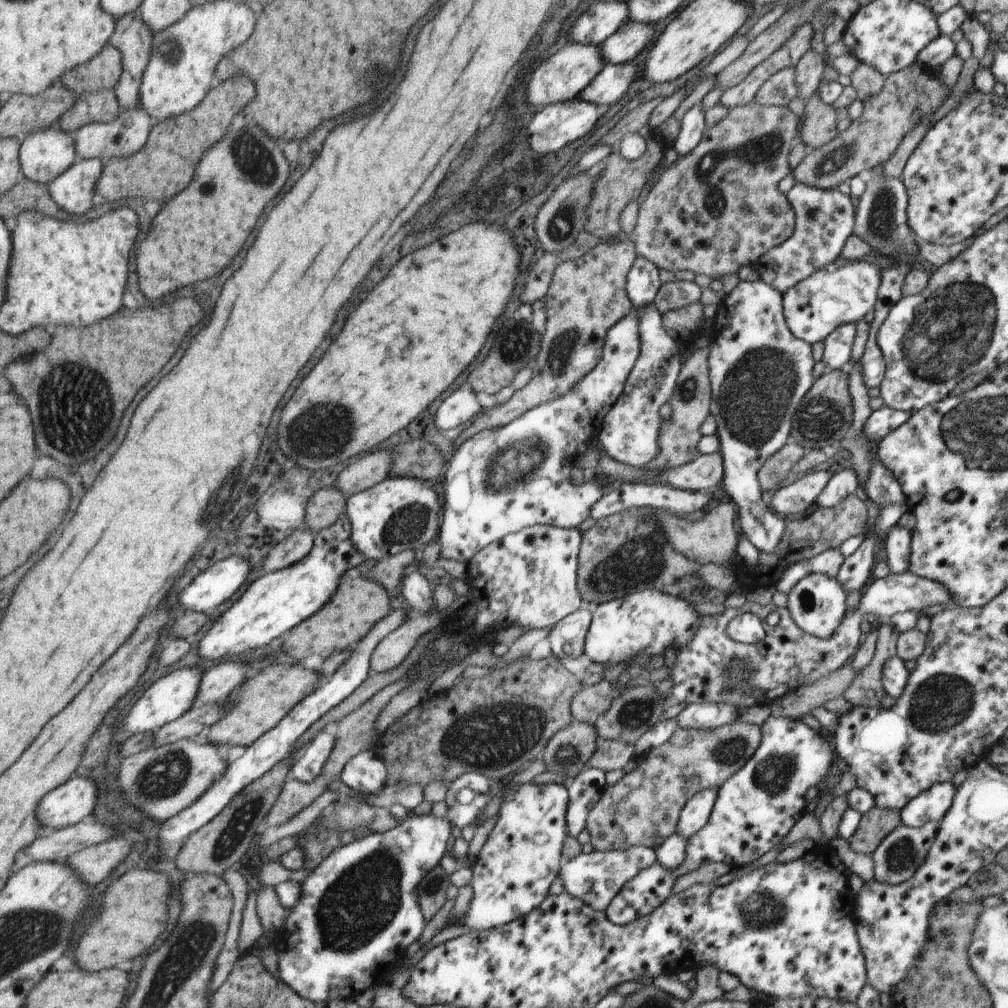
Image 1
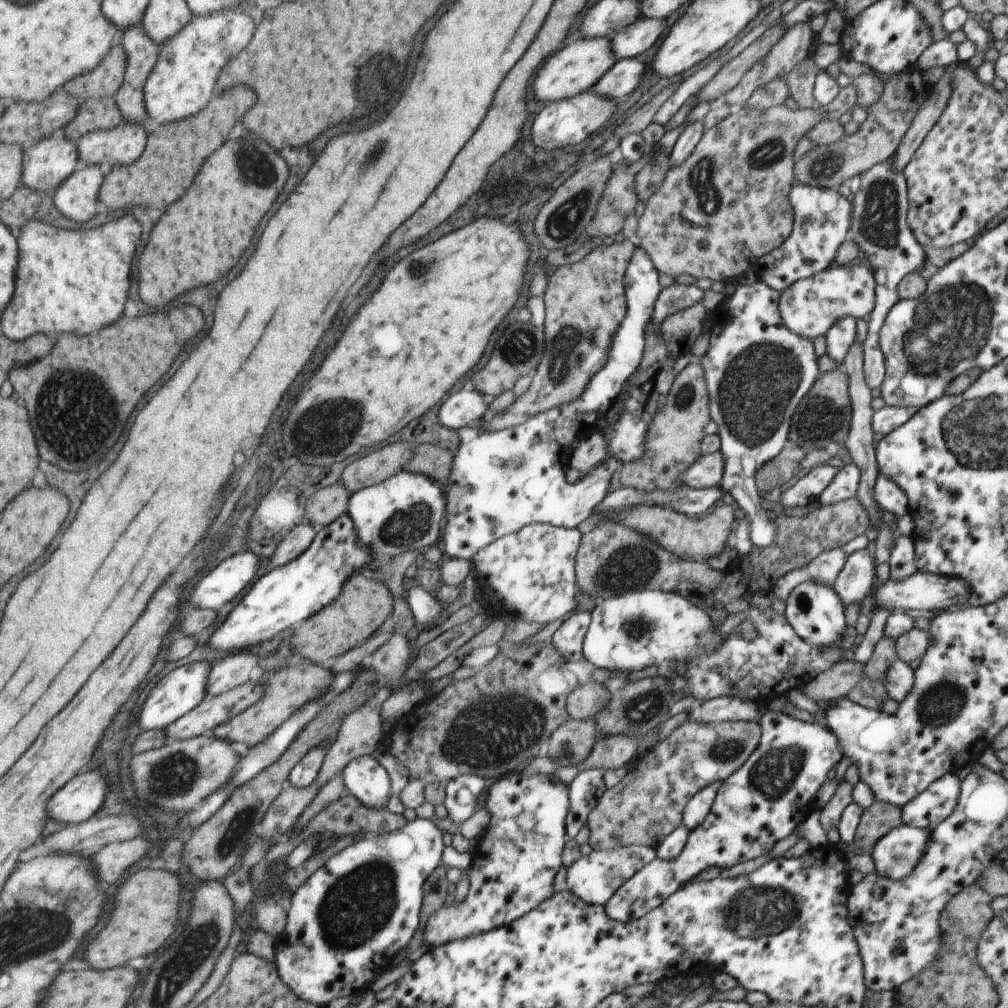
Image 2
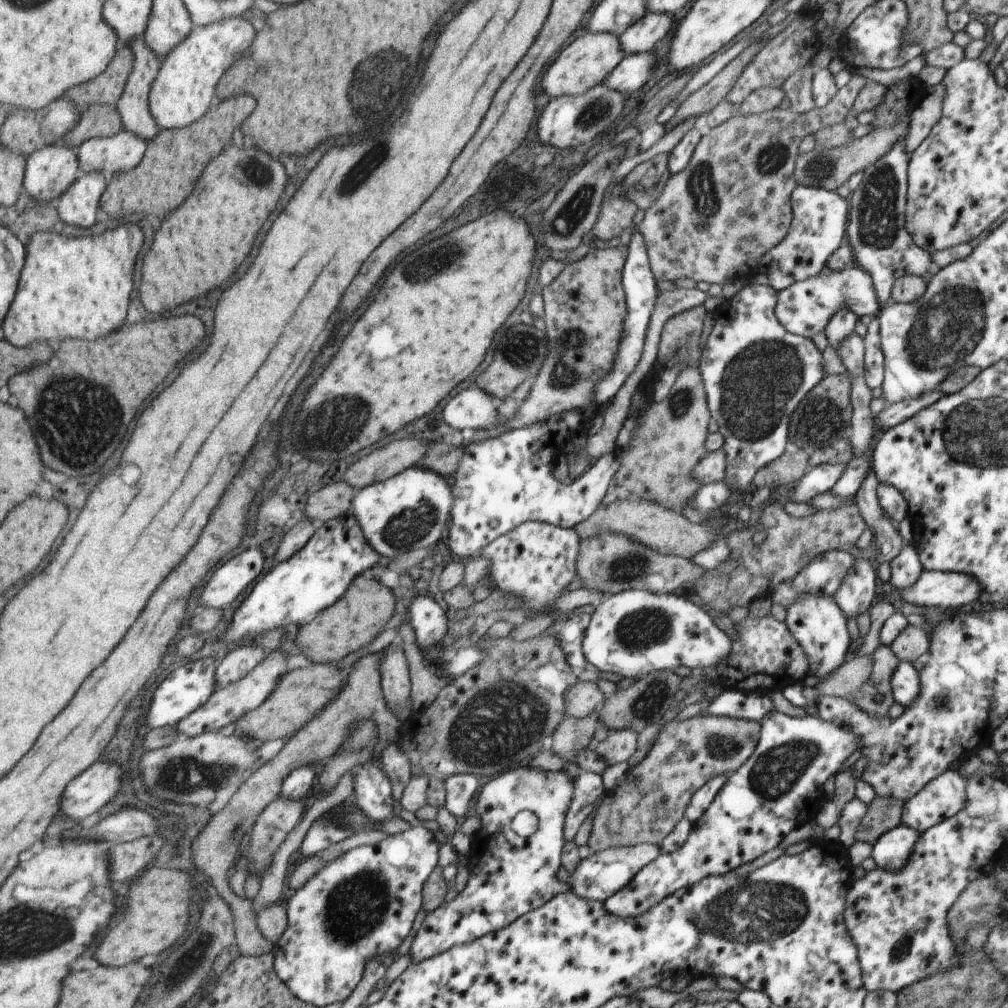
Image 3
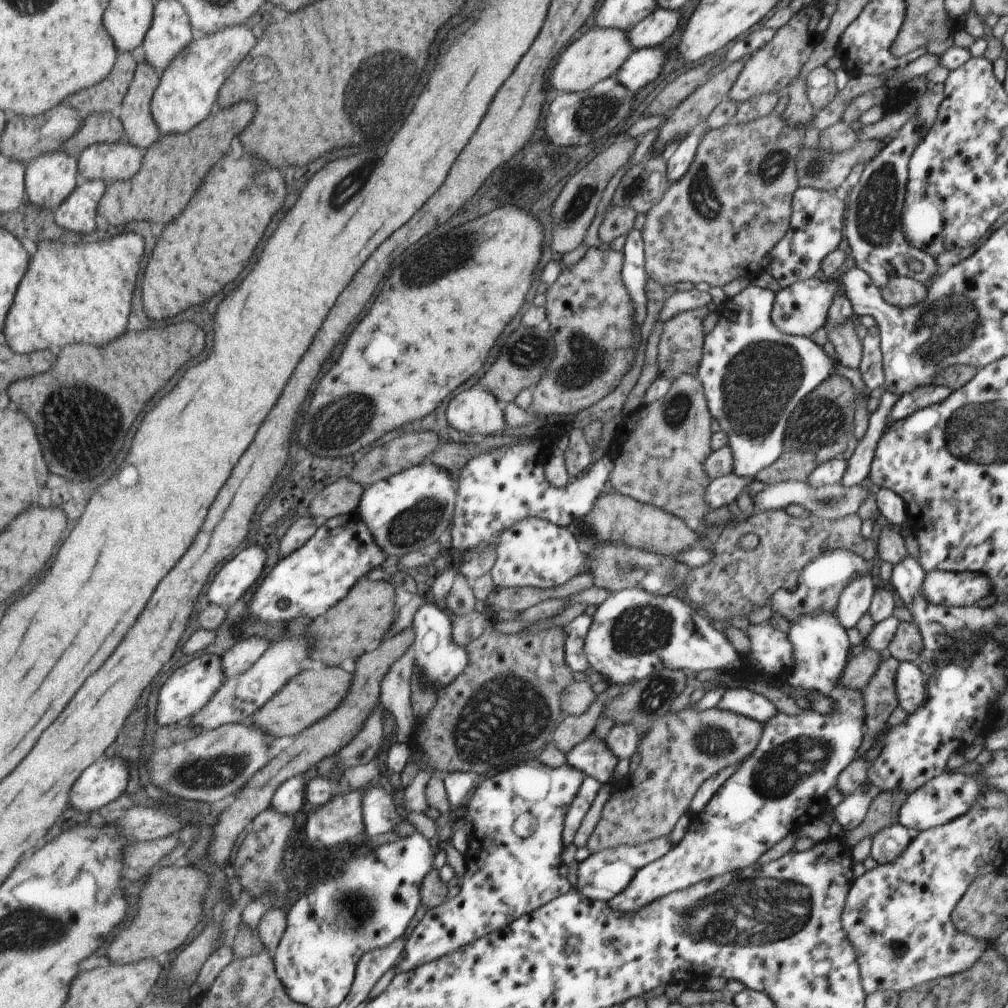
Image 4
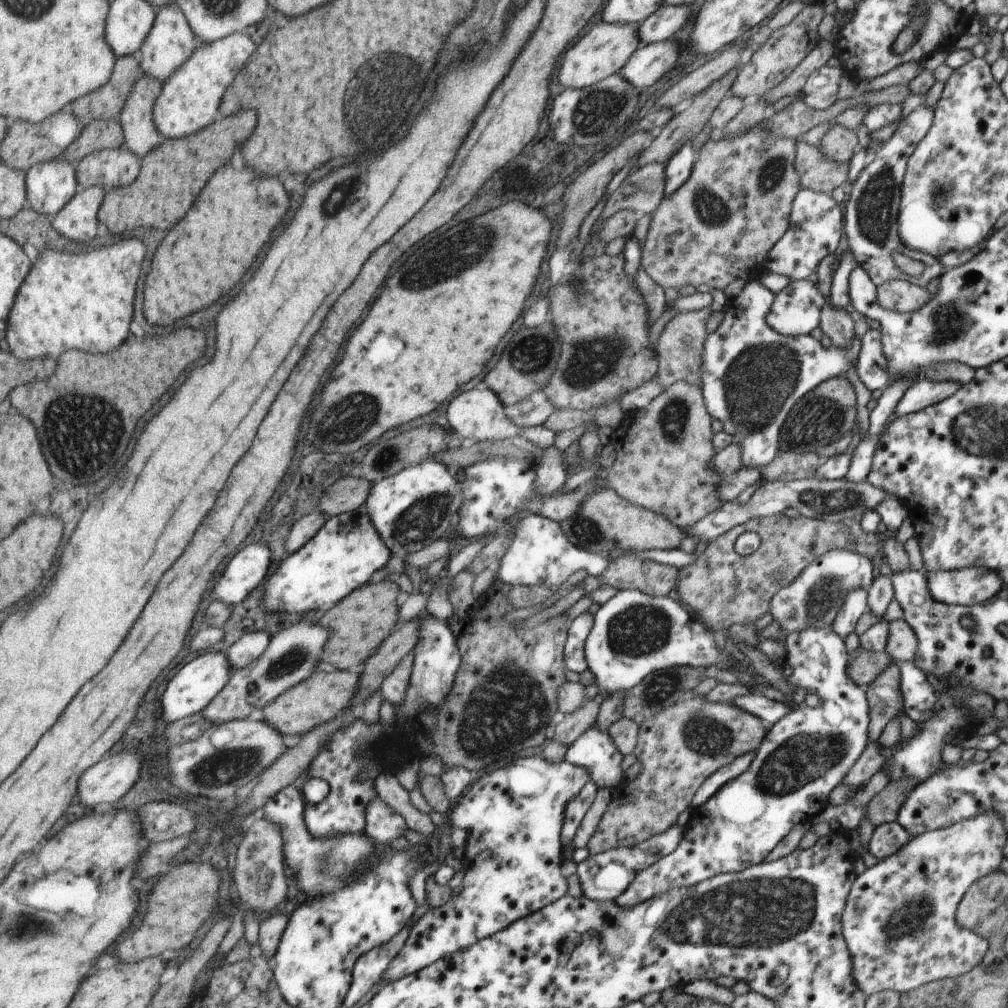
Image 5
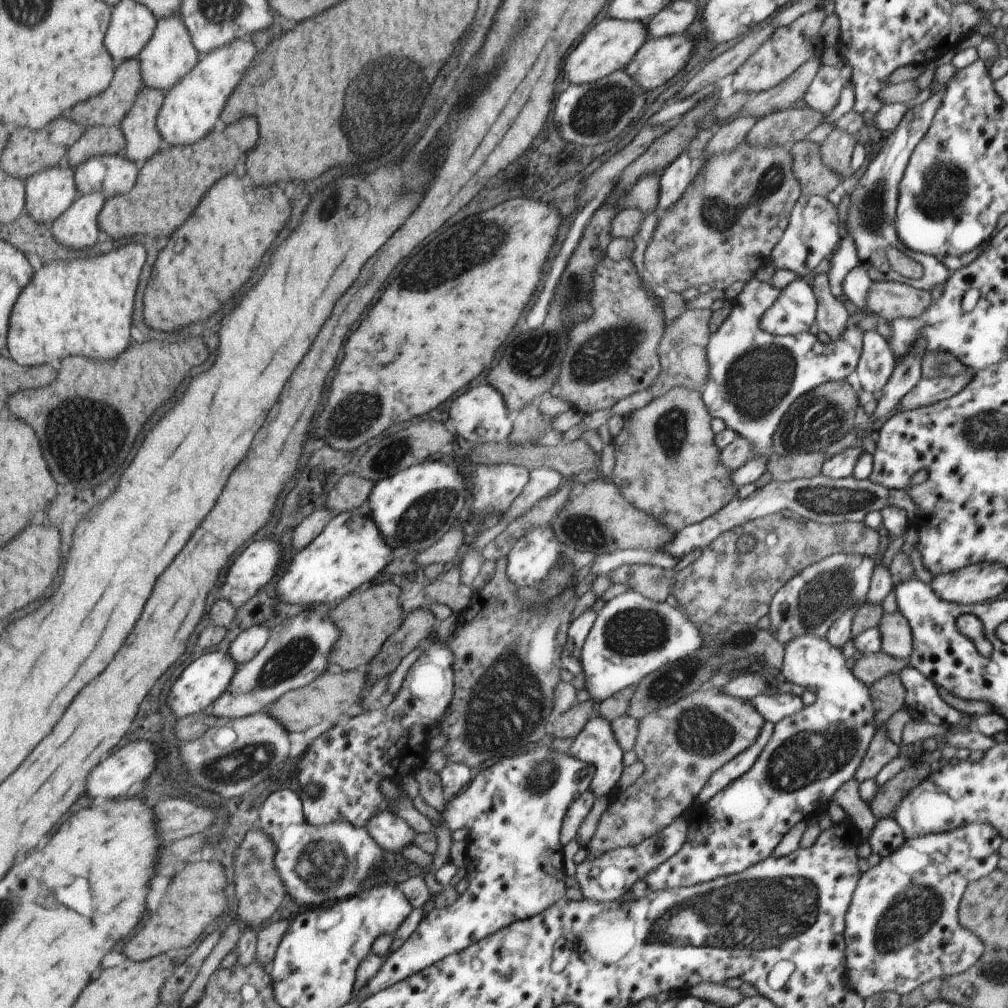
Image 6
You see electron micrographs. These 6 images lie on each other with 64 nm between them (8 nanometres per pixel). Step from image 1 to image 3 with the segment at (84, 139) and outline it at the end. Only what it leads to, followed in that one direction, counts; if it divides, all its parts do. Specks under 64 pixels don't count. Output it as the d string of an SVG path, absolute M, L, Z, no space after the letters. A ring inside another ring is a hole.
M128 130L115 137L98 137L85 142L78 150L81 173L104 173L112 176L136 170L147 153L148 141Z

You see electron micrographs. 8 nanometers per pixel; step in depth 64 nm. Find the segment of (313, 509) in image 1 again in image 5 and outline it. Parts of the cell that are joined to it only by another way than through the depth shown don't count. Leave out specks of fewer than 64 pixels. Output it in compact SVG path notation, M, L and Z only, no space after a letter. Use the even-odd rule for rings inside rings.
M346 475L327 490L322 497L320 510L329 518L356 511L366 503L373 485L364 477Z

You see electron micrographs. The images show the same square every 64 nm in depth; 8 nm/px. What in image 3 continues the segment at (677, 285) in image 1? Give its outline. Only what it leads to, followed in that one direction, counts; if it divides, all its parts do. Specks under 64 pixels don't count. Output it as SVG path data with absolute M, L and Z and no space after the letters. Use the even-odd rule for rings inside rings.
M676 287L672 291L663 291L662 294L660 294L659 302L656 303L655 312L652 315L652 322L650 322L650 326L648 326L648 334L646 334L646 346L644 346L644 356L640 357L634 372L628 375L626 382L622 384L622 388L620 388L620 390L618 390L618 392L615 394L608 410L606 410L603 416L604 422L602 422L602 428L600 428L600 431L593 436L587 437L587 445L583 449L582 453L584 453L592 462L595 462L604 454L614 452L616 440L619 436L619 430L623 426L623 422L625 421L628 414L632 396L634 396L635 390L643 382L645 374L651 370L655 364L657 364L656 359L657 352L659 351L659 342L661 341L661 332L664 328L664 325L666 324L666 321L669 318L672 318L674 315L684 312L685 310L704 305L708 297L709 295L706 291L701 291L697 288L683 289Z

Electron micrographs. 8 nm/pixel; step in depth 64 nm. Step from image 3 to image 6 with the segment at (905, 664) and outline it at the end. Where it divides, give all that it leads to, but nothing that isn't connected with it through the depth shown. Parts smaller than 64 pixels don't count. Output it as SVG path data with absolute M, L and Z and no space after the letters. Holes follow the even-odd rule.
M908 666L899 675L905 688L903 709L913 720L949 726L960 722L967 715L946 704L938 688L932 684L933 680L928 680L918 669Z

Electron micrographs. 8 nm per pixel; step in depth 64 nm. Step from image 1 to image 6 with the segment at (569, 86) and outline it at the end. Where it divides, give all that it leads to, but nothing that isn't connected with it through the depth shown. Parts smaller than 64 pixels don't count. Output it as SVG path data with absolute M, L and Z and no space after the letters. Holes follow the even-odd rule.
M606 18L598 22L588 36L572 50L572 56L568 56L568 64L564 66L566 78L574 84L588 84L595 80L603 79L613 72L625 69L631 60L642 49L648 38L651 38L647 31L647 25L640 21L614 20Z

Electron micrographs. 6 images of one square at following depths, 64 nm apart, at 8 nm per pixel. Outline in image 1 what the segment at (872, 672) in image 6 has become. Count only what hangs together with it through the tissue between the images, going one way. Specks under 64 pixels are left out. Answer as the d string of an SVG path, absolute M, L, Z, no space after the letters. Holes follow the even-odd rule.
M844 664L839 671L832 672L818 683L800 687L797 691L784 696L783 699L770 704L771 715L801 721L805 715L811 714L814 708L842 696L856 676L856 670L852 668L852 665Z

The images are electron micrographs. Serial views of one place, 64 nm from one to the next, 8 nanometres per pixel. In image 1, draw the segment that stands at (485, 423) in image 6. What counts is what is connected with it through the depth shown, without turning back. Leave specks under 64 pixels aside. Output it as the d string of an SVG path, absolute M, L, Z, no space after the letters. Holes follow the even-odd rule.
M460 388L460 390L454 390L446 400L442 400L442 404L440 404L438 410L436 410L434 422L436 422L436 427L440 431L450 430L450 428L456 431L456 426L473 422L474 418L478 417L478 414L482 414L482 406L480 406L476 394L470 392L470 388Z

